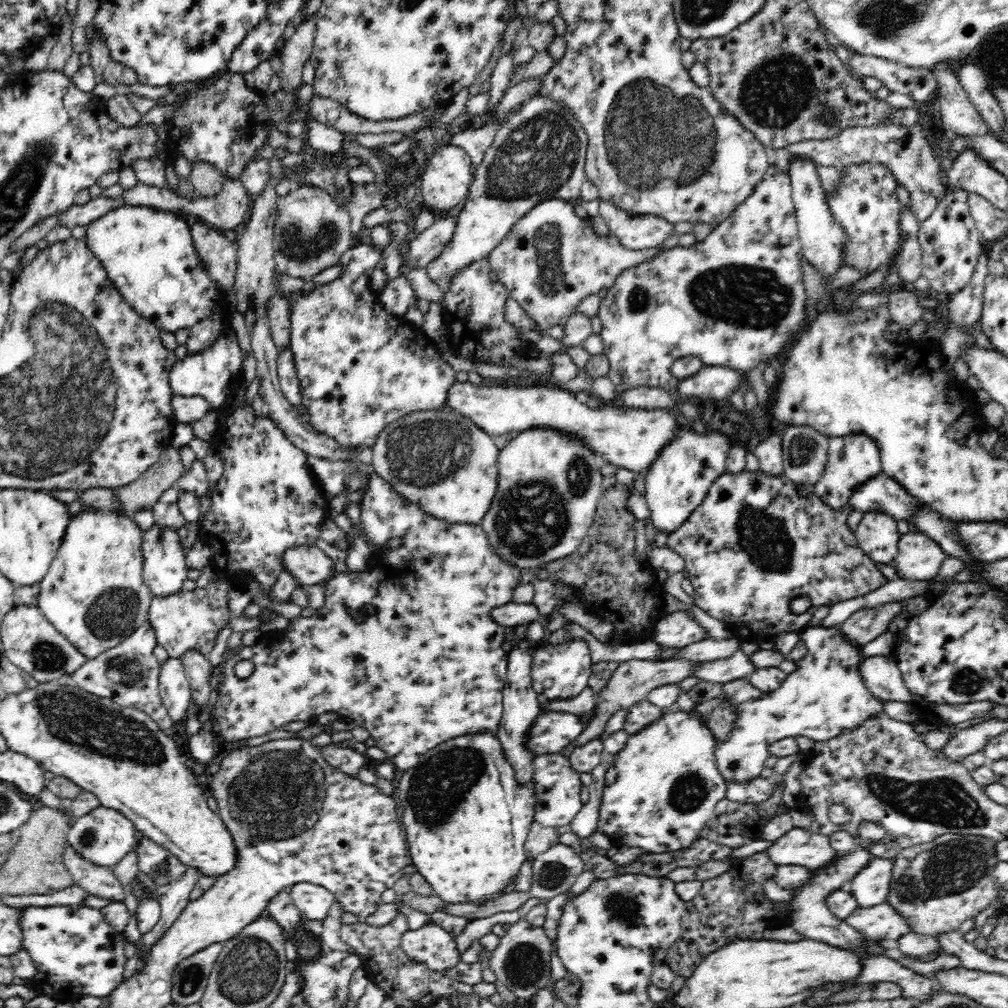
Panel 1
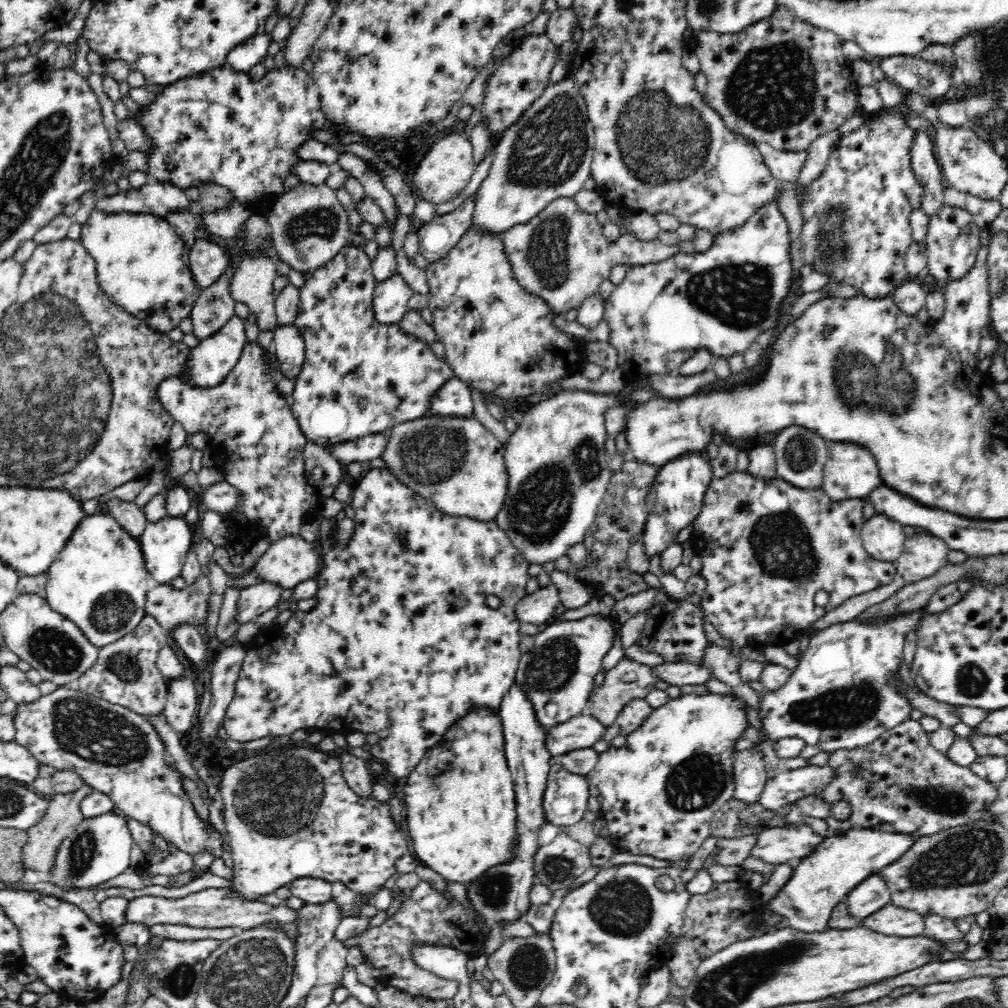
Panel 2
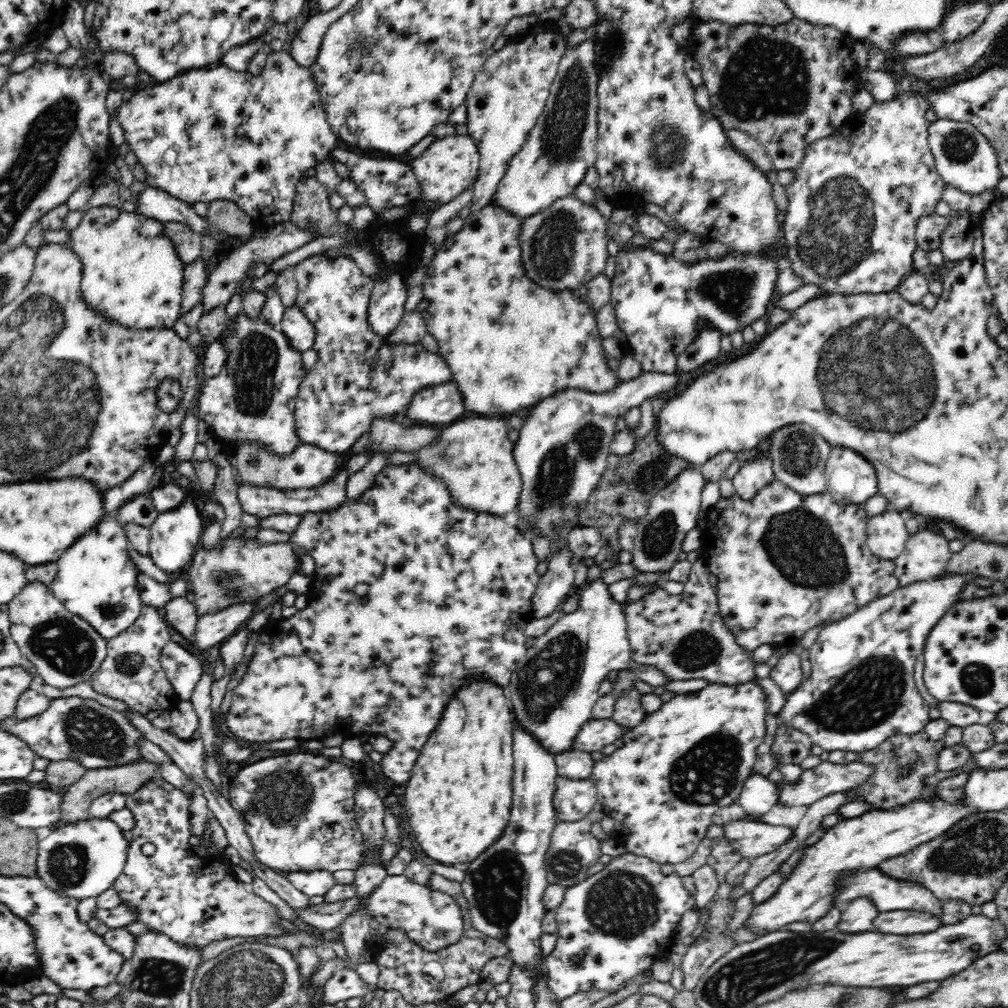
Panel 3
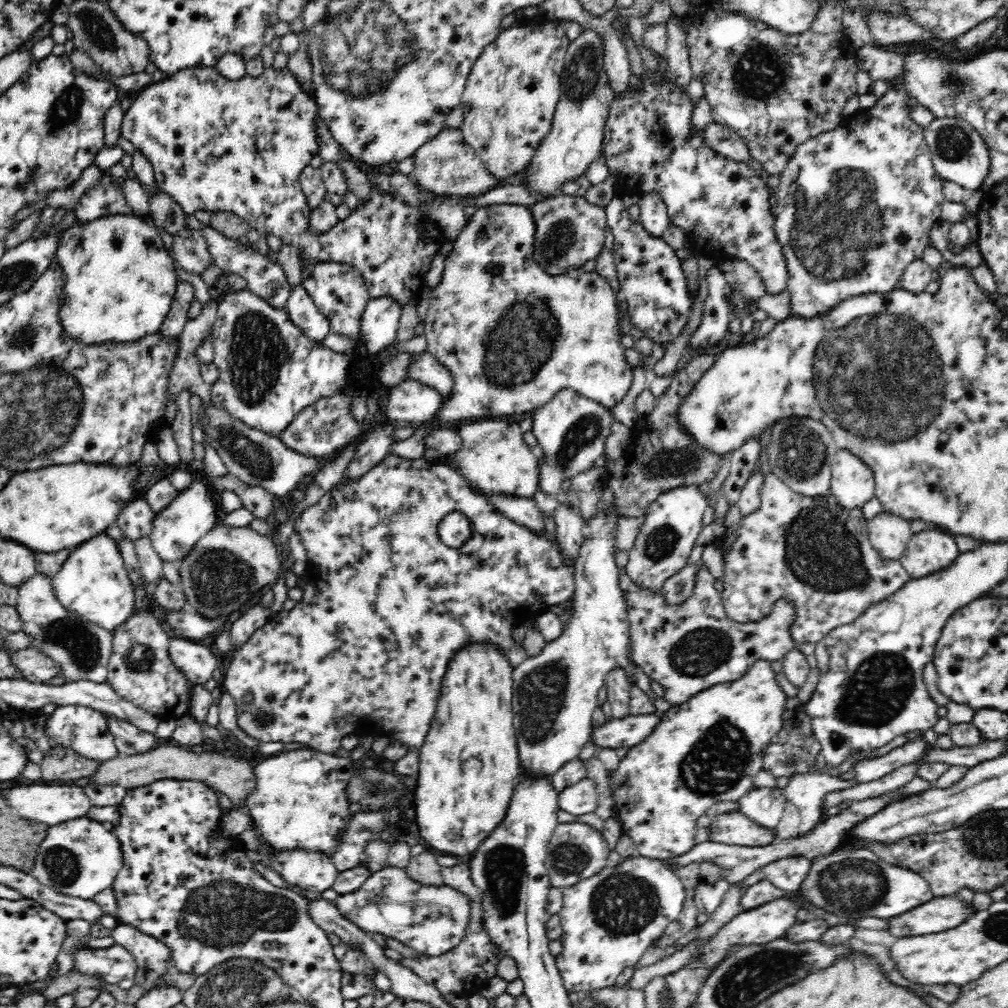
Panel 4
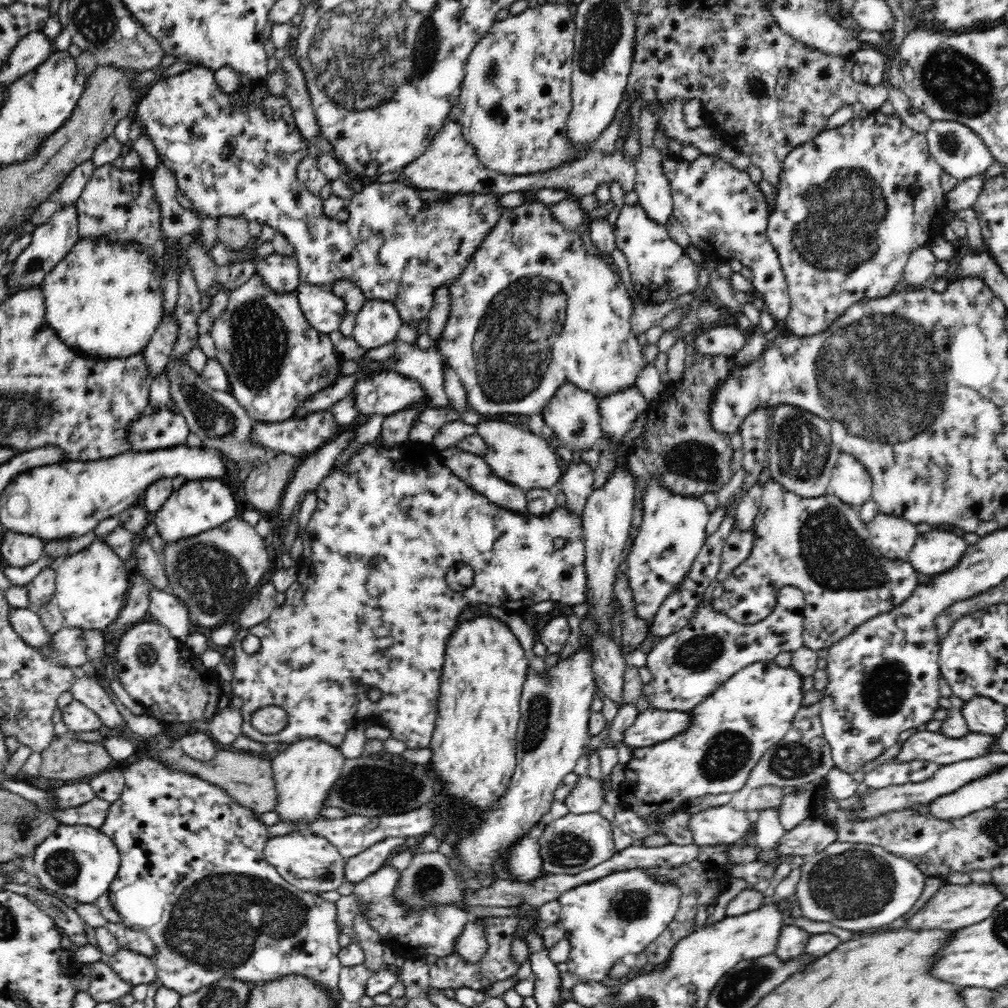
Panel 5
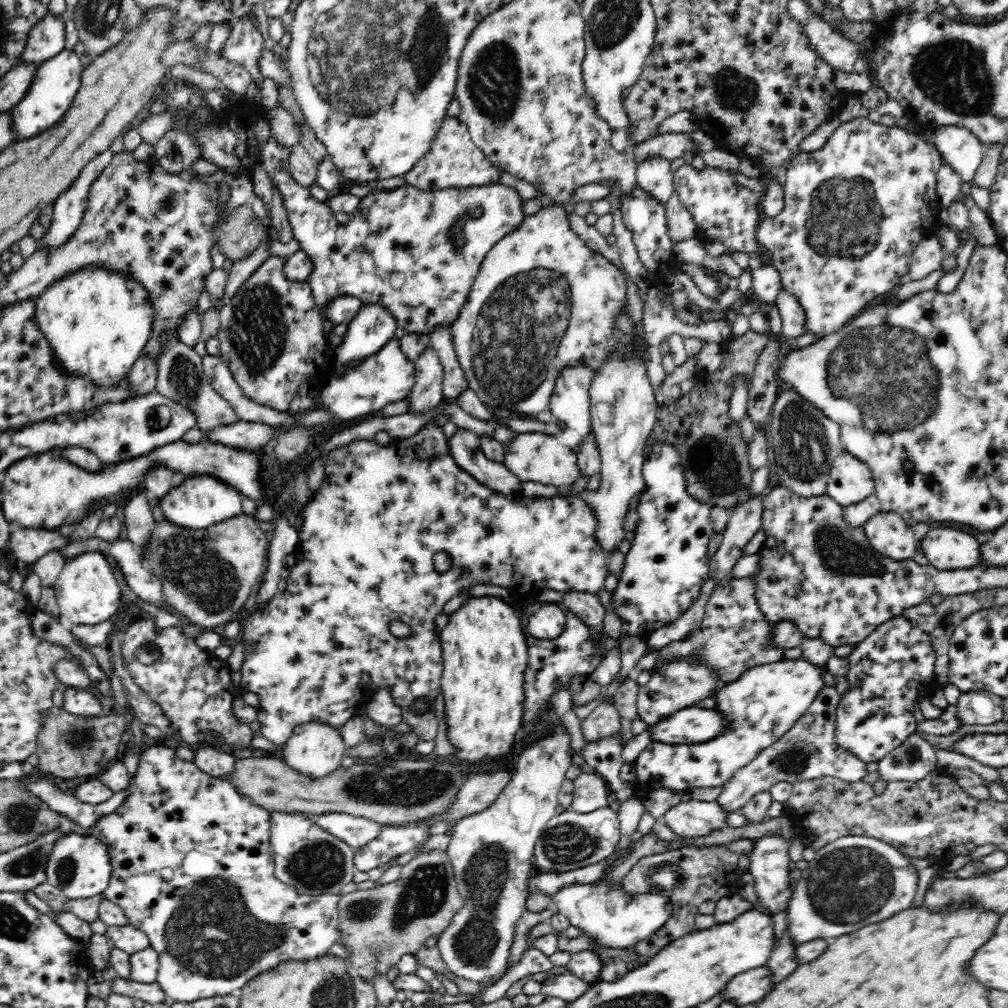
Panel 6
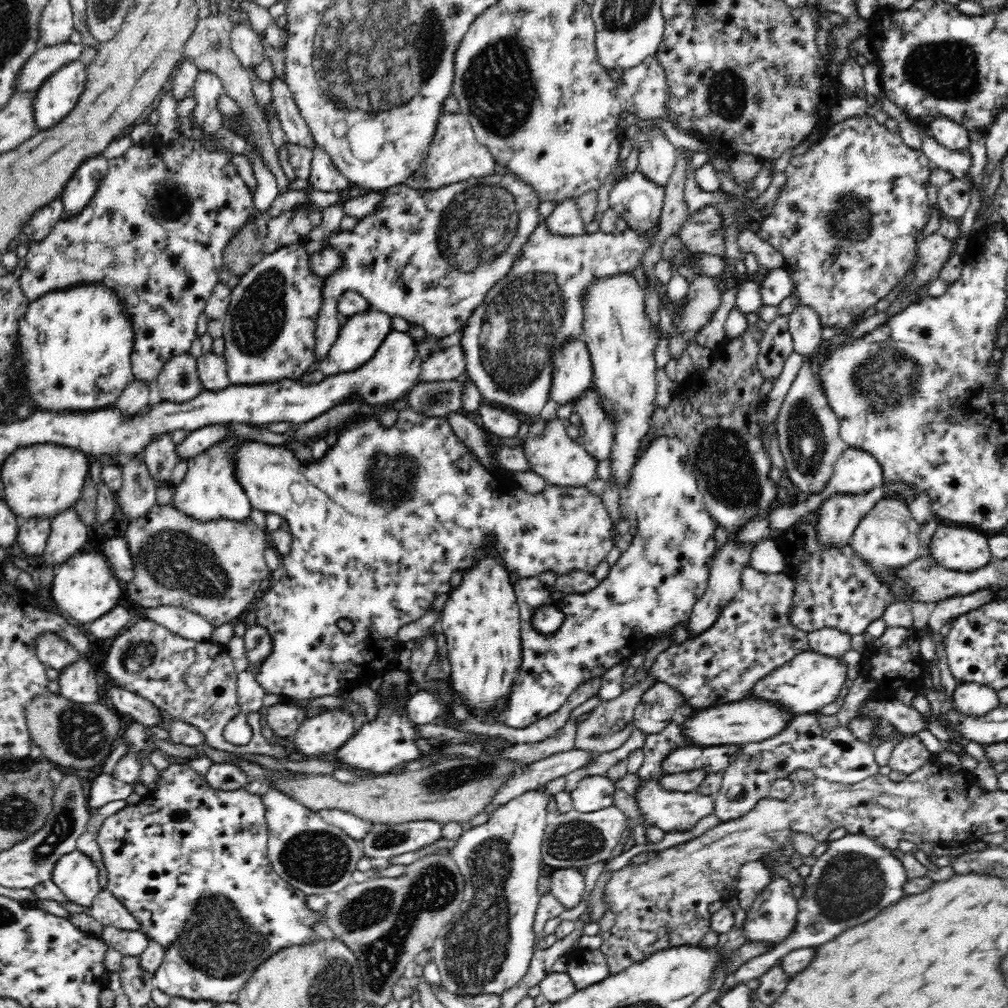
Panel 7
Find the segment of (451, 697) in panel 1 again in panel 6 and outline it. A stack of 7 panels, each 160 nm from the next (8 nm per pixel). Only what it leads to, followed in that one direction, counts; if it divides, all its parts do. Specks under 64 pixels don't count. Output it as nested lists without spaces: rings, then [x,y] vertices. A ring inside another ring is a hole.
[[[438,425],[422,427],[418,434],[406,439],[393,438],[387,446],[380,446],[373,439],[352,442],[352,444],[330,453],[324,466],[325,479],[320,490],[310,498],[301,513],[304,521],[299,531],[299,543],[289,562],[290,577],[287,580],[287,588],[276,593],[261,611],[254,611],[241,623],[244,662],[239,670],[241,683],[238,689],[242,692],[253,692],[259,696],[256,719],[260,725],[260,735],[277,746],[284,745],[290,738],[294,727],[304,723],[324,723],[334,729],[340,729],[354,715],[358,714],[358,710],[362,710],[366,706],[372,698],[372,694],[380,689],[390,691],[394,704],[402,709],[402,722],[410,727],[410,732],[413,732],[420,741],[434,741],[438,734],[439,723],[434,704],[441,691],[443,672],[443,648],[439,639],[440,631],[437,631],[435,622],[438,615],[442,614],[446,602],[456,595],[467,593],[475,585],[504,586],[504,588],[518,586],[522,592],[532,592],[532,590],[536,590],[536,584],[538,584],[538,590],[542,591],[548,589],[563,594],[592,594],[600,591],[608,578],[608,556],[598,545],[598,539],[594,534],[596,519],[594,519],[590,505],[586,504],[580,495],[569,497],[556,495],[541,499],[532,499],[530,496],[524,495],[522,500],[516,502],[514,499],[504,497],[503,494],[494,493],[454,463],[454,457],[450,455],[449,440],[444,437],[443,430]],[[437,552],[444,552],[450,557],[450,566],[445,571],[438,571],[434,567],[434,555]],[[394,620],[407,624],[410,634],[404,637],[392,635],[388,626]],[[422,699],[426,701],[426,708],[419,712],[415,708],[415,704]]]

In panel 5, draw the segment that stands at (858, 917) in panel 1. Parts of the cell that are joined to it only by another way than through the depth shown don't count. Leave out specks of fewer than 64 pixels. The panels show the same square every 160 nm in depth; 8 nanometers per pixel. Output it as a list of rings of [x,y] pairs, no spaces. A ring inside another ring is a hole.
[[[946,883],[940,886],[912,918],[908,919],[906,928],[910,928],[910,930],[940,928],[940,930],[956,931],[985,920],[992,915],[998,902],[1004,899],[1004,895],[1000,891],[996,891],[996,887],[992,883],[988,885],[971,883],[966,886]]]

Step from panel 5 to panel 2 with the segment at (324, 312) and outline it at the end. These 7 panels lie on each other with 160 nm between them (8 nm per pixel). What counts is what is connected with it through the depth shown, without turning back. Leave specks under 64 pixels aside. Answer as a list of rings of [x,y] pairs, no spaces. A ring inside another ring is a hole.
[[[294,326],[278,327],[273,332],[275,343],[274,358],[277,367],[286,379],[297,380],[304,363],[305,343],[299,330]]]

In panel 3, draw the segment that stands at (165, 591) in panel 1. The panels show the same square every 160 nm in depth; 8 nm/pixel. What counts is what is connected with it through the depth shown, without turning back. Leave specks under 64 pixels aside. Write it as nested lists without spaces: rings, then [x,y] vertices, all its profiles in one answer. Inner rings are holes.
[[[188,497],[174,510],[159,513],[158,518],[148,527],[150,531],[148,556],[158,568],[167,573],[184,572],[199,547],[203,529],[204,518],[200,509],[196,507],[192,498]]]

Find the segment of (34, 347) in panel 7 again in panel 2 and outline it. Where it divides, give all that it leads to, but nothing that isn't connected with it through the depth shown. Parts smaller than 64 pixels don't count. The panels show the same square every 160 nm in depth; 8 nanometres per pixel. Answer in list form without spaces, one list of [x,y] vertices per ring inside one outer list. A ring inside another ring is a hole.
[[[92,211],[82,225],[81,243],[94,257],[97,266],[97,279],[103,291],[130,315],[146,321],[150,329],[168,333],[177,328],[186,318],[190,318],[194,303],[198,301],[200,288],[194,280],[189,265],[189,248],[177,230],[164,217],[144,212],[102,213]]]

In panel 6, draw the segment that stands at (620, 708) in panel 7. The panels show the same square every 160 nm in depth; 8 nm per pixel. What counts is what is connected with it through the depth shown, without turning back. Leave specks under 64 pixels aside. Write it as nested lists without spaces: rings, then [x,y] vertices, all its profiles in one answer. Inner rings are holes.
[[[602,702],[581,722],[581,730],[588,742],[606,738],[621,730],[620,715],[612,702]]]

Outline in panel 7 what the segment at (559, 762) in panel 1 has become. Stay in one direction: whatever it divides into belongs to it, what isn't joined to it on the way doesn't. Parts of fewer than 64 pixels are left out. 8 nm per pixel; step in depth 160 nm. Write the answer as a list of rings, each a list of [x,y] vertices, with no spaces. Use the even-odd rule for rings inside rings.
[[[605,775],[582,778],[571,792],[574,809],[586,814],[615,806],[614,792],[614,784]]]

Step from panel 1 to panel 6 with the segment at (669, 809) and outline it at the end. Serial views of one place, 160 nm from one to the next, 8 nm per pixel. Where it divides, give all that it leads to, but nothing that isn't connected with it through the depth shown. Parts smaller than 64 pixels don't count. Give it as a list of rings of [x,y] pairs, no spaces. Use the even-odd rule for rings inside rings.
[[[783,659],[778,662],[768,662],[758,664],[742,672],[736,680],[724,683],[720,689],[716,690],[714,706],[722,719],[724,719],[724,730],[706,742],[694,743],[649,743],[642,750],[635,761],[634,769],[636,779],[634,782],[628,782],[632,791],[632,796],[636,799],[646,799],[651,793],[659,789],[671,789],[673,791],[682,791],[688,794],[691,790],[709,789],[725,787],[735,772],[752,762],[761,750],[772,746],[779,738],[784,736],[795,724],[796,721],[806,712],[810,703],[820,692],[824,682],[822,681],[823,667],[817,667],[806,659],[787,660]]]

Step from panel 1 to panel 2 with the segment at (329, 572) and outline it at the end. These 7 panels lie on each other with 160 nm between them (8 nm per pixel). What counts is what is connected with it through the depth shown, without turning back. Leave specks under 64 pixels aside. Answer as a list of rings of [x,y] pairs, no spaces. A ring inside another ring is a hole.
[[[300,535],[273,542],[253,566],[260,579],[278,583],[282,589],[294,589],[304,581],[316,580],[321,568],[317,544],[307,542]]]

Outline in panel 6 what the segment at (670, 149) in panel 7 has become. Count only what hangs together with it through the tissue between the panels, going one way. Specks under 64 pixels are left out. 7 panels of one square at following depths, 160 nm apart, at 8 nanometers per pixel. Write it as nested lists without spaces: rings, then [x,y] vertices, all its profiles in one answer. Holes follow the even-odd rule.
[[[661,156],[648,157],[636,169],[637,186],[642,187],[650,197],[665,206],[675,192],[674,173],[670,161]]]

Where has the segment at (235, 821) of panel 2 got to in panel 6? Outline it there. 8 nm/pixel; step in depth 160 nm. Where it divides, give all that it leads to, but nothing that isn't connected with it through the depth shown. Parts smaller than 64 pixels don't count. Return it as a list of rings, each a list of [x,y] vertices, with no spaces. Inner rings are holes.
[[[304,723],[295,726],[290,738],[285,742],[282,750],[282,761],[307,778],[320,780],[341,767],[346,750],[342,737],[340,737],[340,729],[334,729],[334,727],[324,723]]]

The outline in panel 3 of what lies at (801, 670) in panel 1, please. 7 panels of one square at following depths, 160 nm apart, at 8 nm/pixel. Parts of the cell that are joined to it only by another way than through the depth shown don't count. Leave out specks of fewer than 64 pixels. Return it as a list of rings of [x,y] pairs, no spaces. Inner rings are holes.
[[[946,576],[946,578],[940,578],[940,580],[929,579],[922,582],[916,582],[906,586],[906,588],[900,588],[900,590],[894,590],[886,596],[874,599],[872,602],[866,603],[866,606],[861,606],[858,610],[852,614],[845,616],[842,620],[830,622],[830,624],[824,626],[820,631],[819,637],[816,642],[809,648],[810,665],[812,665],[812,672],[808,678],[802,678],[802,682],[798,684],[798,688],[790,694],[785,694],[785,702],[781,709],[774,715],[779,719],[779,724],[784,725],[788,729],[798,729],[800,732],[807,734],[813,744],[820,746],[823,750],[828,750],[828,754],[832,751],[850,751],[850,752],[866,752],[881,745],[886,738],[894,736],[895,734],[914,734],[918,730],[923,730],[927,722],[930,722],[930,705],[924,701],[924,698],[918,693],[916,689],[916,683],[914,682],[914,662],[918,654],[922,655],[922,648],[924,648],[924,642],[932,626],[938,624],[938,620],[946,614],[946,611],[954,603],[958,602],[958,592],[963,588],[963,585],[970,577],[965,576]],[[752,770],[752,774],[748,776],[739,795],[738,805],[752,817],[765,816],[770,808],[777,804],[779,786],[755,770]]]

